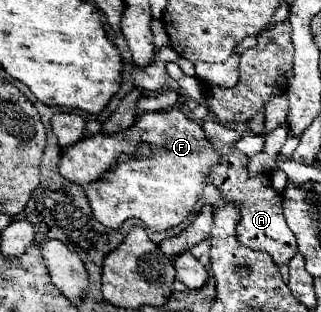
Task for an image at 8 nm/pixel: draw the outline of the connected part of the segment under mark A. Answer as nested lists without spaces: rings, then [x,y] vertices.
[[[204,121],[202,129],[206,131],[208,141],[212,141],[212,145],[218,149],[218,153],[222,155],[220,165],[212,167],[210,173],[210,181],[220,189],[220,193],[224,195],[226,203],[236,201],[240,205],[240,221],[236,225],[236,239],[240,243],[244,243],[250,249],[260,249],[266,251],[276,265],[284,265],[292,259],[292,255],[296,253],[296,237],[294,233],[288,229],[284,215],[282,215],[282,197],[280,193],[272,187],[270,175],[254,175],[248,177],[246,175],[246,165],[248,165],[248,157],[240,151],[236,151],[236,141],[242,137],[240,131],[234,131],[218,121]]]

